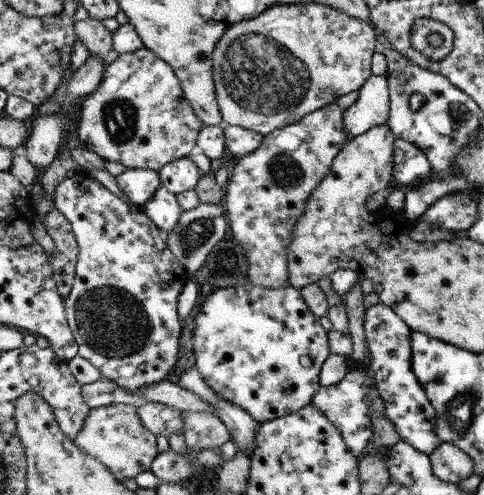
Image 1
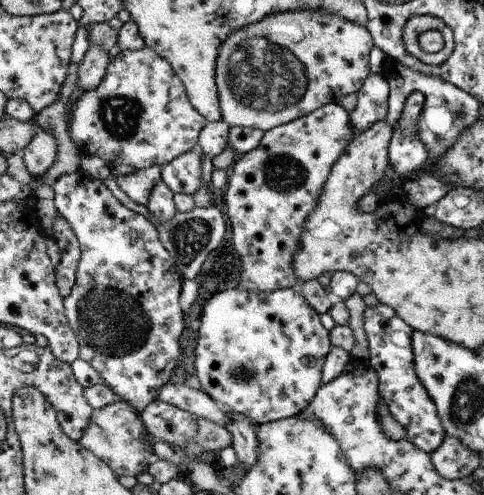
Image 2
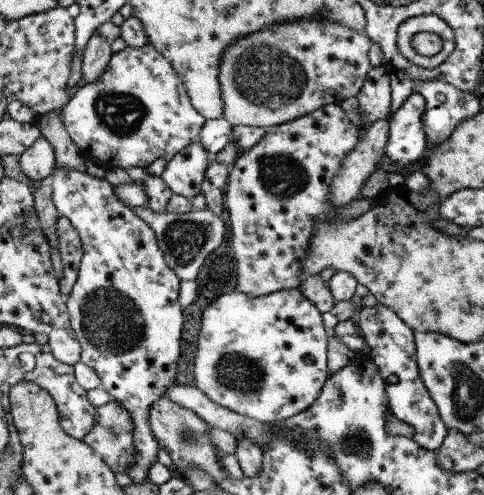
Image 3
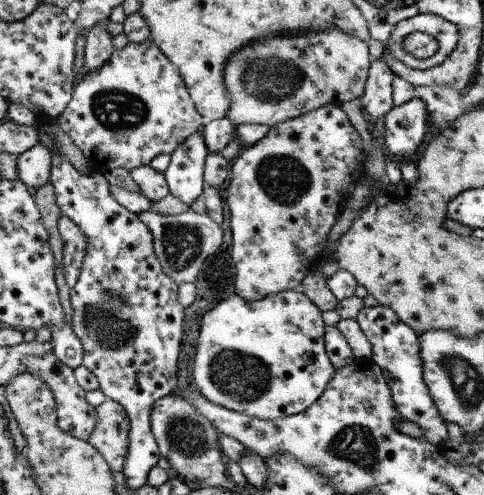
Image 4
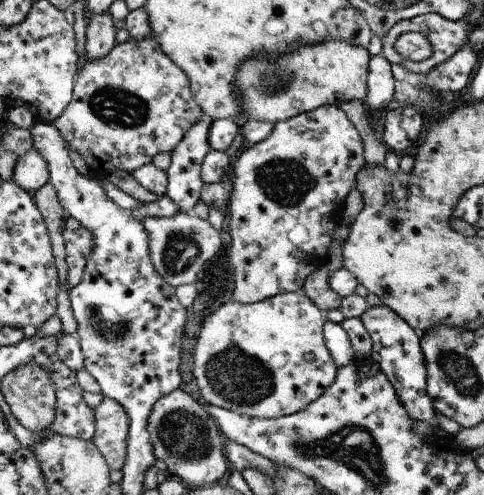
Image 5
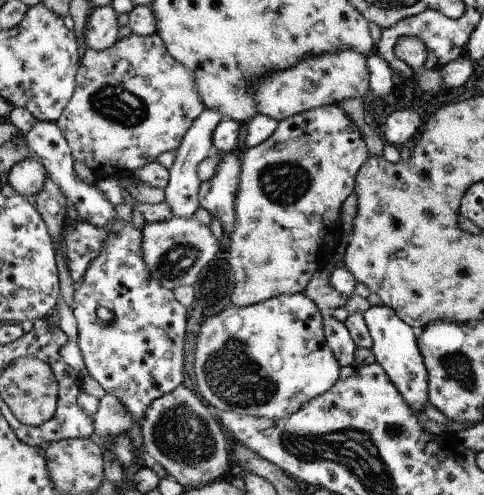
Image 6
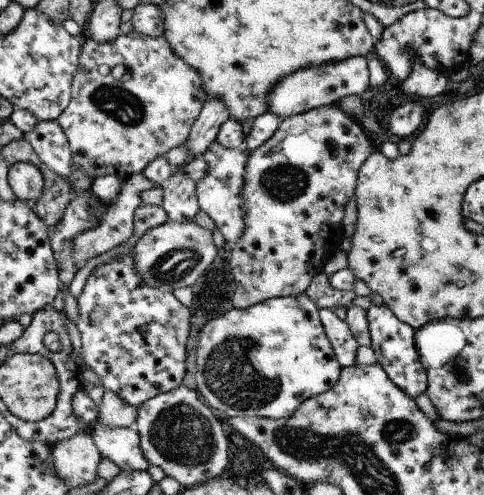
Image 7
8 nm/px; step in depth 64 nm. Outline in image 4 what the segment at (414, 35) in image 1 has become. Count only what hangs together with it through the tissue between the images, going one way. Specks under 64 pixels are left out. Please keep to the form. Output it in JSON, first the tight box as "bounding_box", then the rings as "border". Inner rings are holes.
{"bounding_box":[387,14,459,72],"border":[[[421,14],[421,16],[399,22],[391,30],[387,52],[391,52],[405,66],[425,72],[425,70],[431,70],[435,66],[441,66],[449,58],[449,54],[457,48],[457,42],[459,42],[459,26],[457,24],[451,24],[451,22],[443,20],[441,16]],[[413,32],[423,32],[423,34],[433,36],[437,40],[437,54],[427,58],[427,60],[417,60],[415,56],[407,54],[403,50],[403,38],[407,38],[407,34],[413,34]]]}

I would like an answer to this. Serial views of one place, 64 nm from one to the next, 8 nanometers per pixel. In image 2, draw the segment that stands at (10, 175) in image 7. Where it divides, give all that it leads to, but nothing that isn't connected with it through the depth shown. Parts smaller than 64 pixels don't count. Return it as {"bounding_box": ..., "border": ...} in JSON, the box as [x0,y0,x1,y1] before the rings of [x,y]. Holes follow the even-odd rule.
{"bounding_box":[21,130,57,178],"border":[[[39,130],[37,136],[31,140],[31,144],[21,152],[21,158],[31,176],[43,178],[57,158],[55,136],[45,130]]]}

